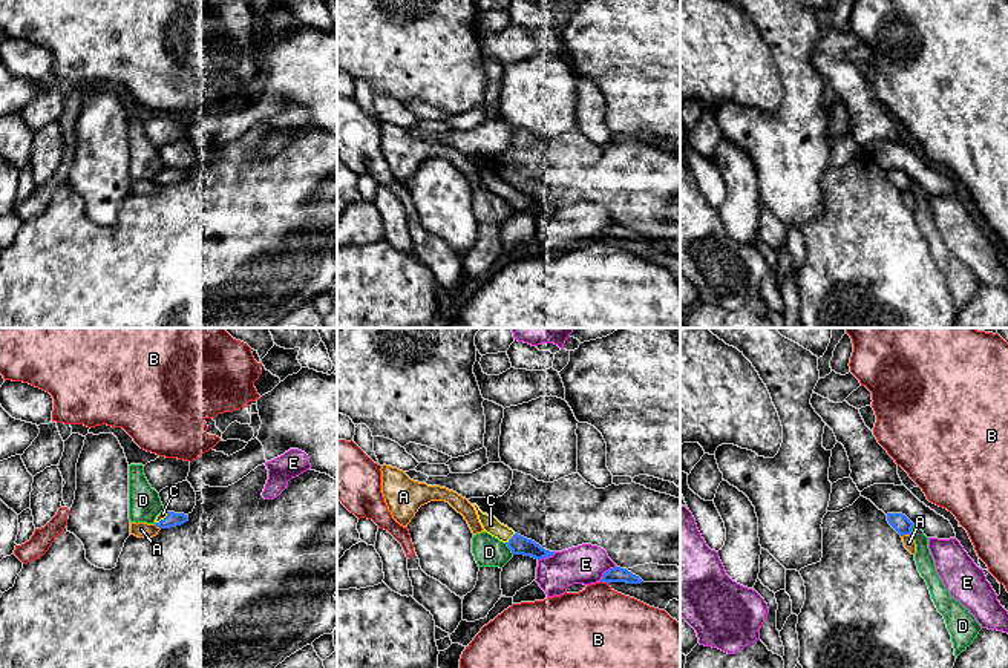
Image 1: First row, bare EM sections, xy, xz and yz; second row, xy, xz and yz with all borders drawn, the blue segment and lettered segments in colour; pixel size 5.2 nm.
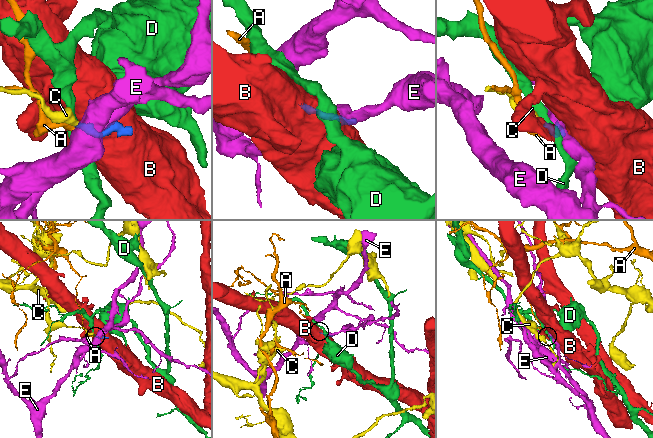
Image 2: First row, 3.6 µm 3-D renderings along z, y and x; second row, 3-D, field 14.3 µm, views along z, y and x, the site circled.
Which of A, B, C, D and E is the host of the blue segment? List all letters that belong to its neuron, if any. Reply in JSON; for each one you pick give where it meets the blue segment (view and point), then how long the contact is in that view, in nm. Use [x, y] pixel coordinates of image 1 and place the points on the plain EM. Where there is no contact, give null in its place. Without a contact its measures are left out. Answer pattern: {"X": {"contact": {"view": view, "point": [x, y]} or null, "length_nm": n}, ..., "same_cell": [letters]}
{"C": {"contact": {"view": "xz", "point": [510, 195]}, "length_nm": 80}, "same_cell": ["C"]}

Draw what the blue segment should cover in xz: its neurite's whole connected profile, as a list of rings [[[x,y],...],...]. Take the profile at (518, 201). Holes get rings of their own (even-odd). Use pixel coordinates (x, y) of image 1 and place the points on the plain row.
[[[472,161],[476,167],[478,176],[483,185],[499,198],[506,199],[513,211],[532,213],[535,216],[542,216],[547,213],[553,213],[555,208],[542,205],[532,196],[527,196],[518,190],[515,190],[507,182],[501,181],[495,173],[483,170],[476,161]]]

